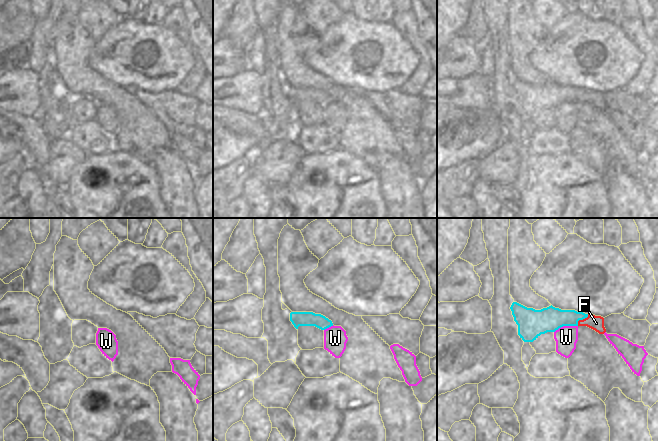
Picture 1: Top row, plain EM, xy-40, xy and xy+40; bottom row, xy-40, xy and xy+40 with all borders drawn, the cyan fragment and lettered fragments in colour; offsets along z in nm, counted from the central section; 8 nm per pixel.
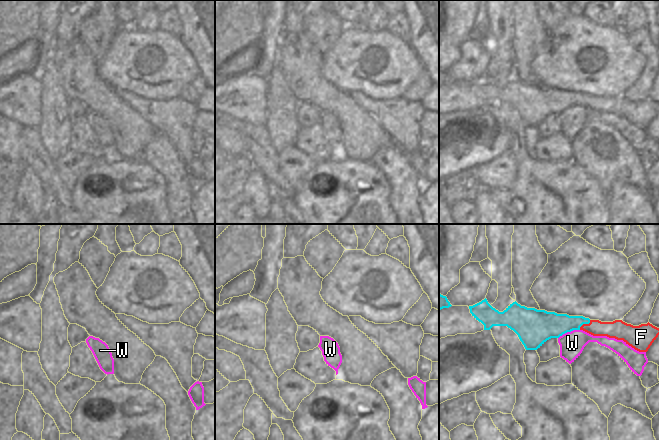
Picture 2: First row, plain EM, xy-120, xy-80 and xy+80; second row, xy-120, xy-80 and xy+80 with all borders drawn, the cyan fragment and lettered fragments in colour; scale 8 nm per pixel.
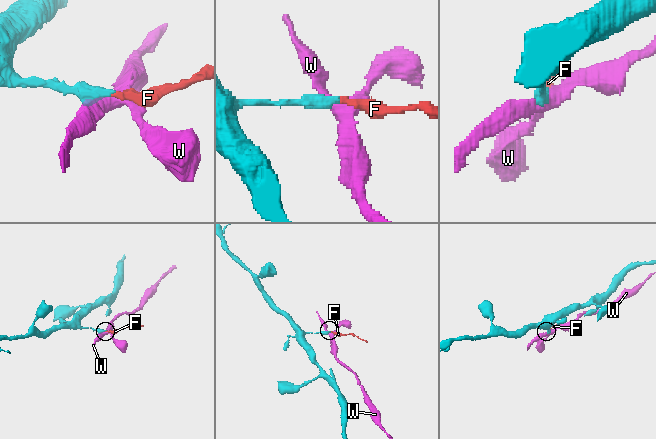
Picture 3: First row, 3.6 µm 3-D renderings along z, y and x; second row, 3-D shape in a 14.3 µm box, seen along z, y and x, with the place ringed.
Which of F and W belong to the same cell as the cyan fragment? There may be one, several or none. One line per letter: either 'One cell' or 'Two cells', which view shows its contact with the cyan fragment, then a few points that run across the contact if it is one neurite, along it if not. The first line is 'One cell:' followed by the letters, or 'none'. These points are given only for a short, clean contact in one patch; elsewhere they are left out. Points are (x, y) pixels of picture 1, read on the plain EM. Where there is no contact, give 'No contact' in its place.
One cell: none
F: Two cells. Touches cyan in xy+40. Line: xy+40 (588, 90), (580, 95), (577, 101)
W: Two cells. Touches cyan in xy+40. Line: xy+40 (577, 101), (563, 101), (554, 108)

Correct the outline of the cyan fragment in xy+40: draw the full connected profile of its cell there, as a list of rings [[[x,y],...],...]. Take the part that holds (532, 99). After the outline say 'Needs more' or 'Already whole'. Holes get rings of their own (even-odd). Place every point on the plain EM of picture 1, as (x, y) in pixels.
[[[513,78],[510,85],[518,101],[518,111],[524,118],[533,118],[541,110],[555,108],[563,102],[578,102],[579,96],[588,93],[583,88],[561,86],[552,81],[535,86]]]. Already whole

